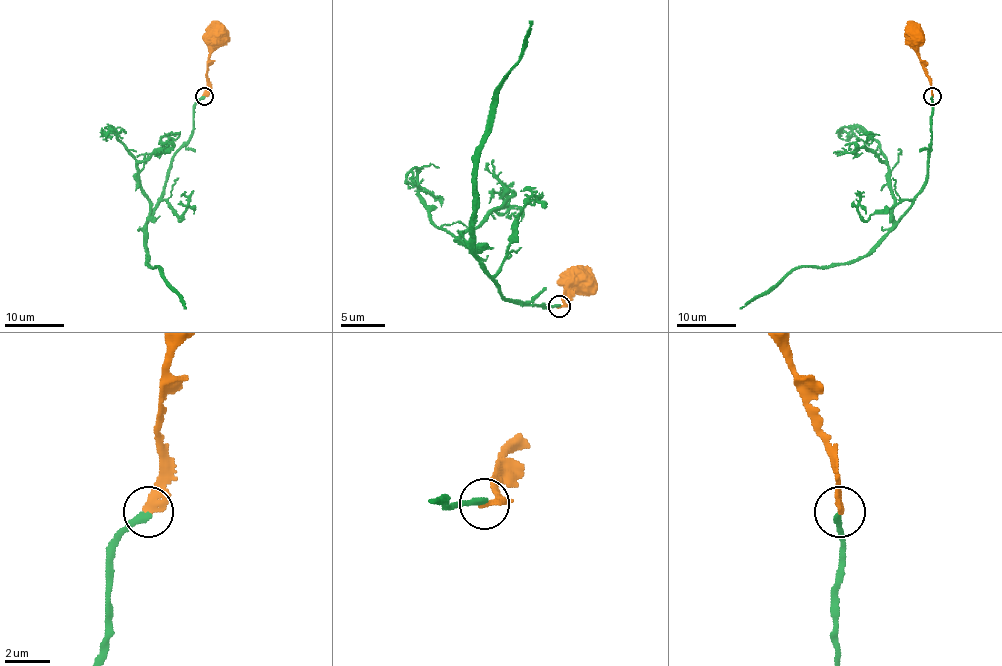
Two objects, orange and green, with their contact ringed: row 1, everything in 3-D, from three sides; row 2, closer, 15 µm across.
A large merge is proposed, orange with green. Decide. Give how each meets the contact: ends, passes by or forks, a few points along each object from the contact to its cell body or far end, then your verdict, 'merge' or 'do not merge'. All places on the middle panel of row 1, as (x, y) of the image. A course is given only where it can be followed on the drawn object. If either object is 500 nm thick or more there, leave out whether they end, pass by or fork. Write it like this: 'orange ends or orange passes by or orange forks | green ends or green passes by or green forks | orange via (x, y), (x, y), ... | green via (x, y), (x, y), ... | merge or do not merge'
orange ends | green ends | orange via (559, 306), (564, 303), (568, 286), (573, 288), (575, 283) | green via (559, 306), (517, 303), (506, 299), (475, 259), (475, 157), (479, 152), (490, 101), (522, 54), (528, 21) | do not merge

